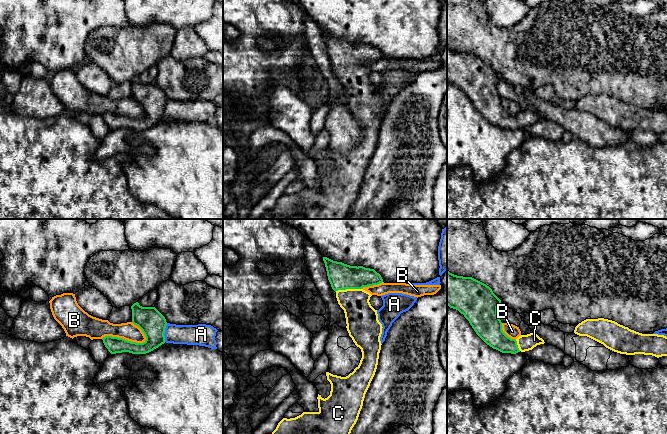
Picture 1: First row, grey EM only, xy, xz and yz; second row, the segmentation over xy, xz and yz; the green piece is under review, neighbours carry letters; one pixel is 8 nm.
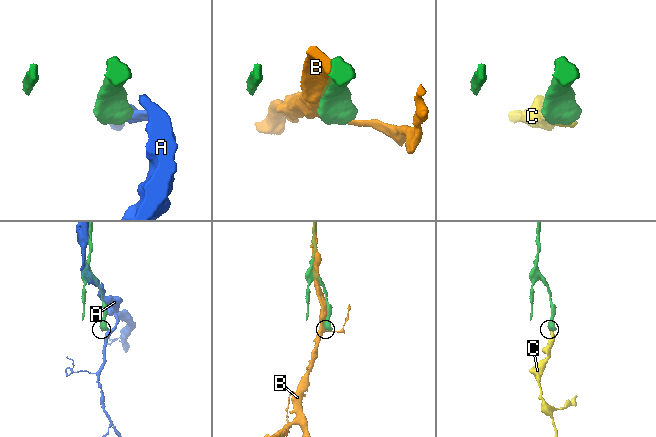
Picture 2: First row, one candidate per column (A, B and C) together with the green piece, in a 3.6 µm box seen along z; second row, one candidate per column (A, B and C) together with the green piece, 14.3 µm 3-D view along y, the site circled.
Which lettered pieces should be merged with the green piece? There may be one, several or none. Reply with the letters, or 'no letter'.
C

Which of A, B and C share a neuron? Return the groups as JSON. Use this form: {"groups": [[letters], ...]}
{"groups": [["A"], ["B"], ["C"]]}

